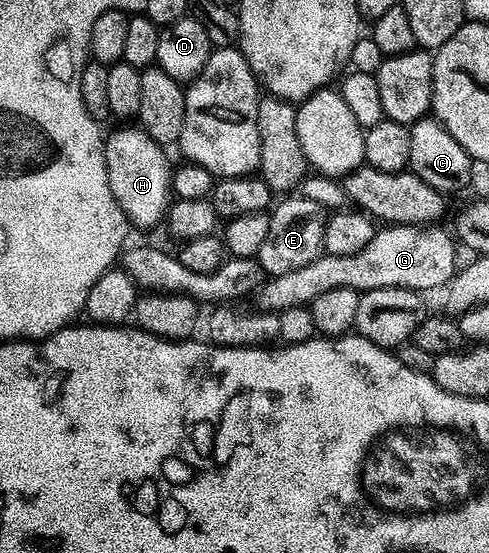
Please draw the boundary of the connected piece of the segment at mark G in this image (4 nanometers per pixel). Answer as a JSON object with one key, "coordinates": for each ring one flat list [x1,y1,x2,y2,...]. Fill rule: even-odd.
{"coordinates":[[435,224,426,226,384,225,376,229,373,240,349,256,337,256,326,252,317,260,309,260,293,272,285,272,276,278,268,277,257,291,258,309,278,312,293,306,310,307,317,296,333,292,333,288,353,288,357,291,376,290,377,288,409,288,426,292,446,287,455,277,455,246,457,242]]}

